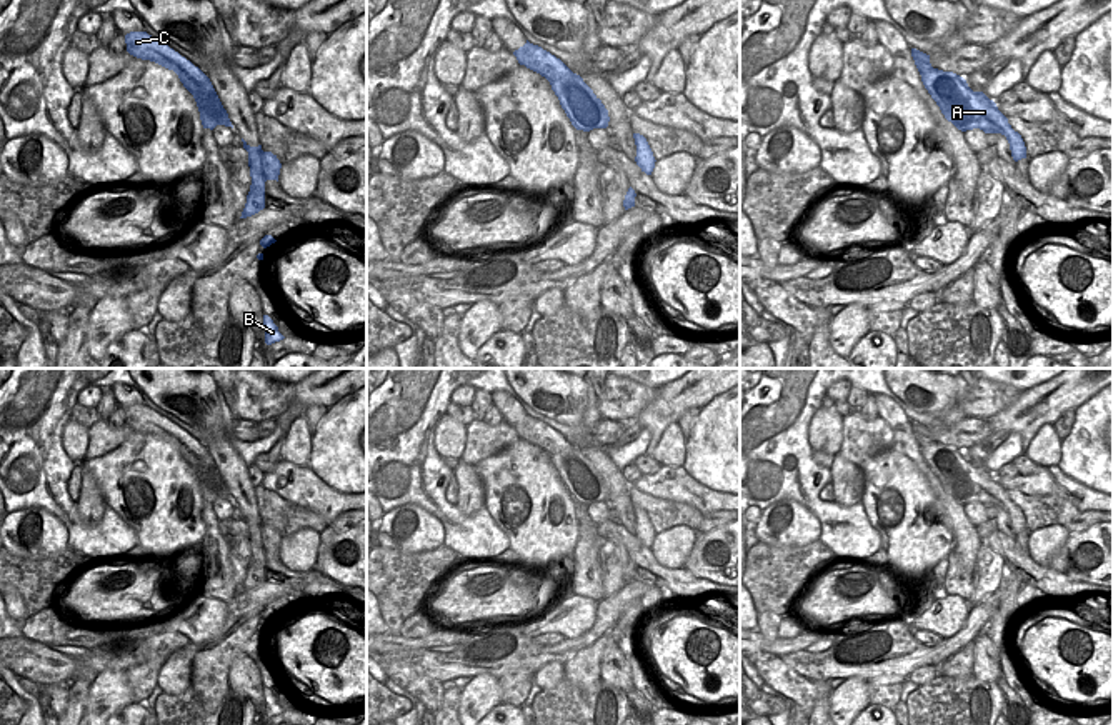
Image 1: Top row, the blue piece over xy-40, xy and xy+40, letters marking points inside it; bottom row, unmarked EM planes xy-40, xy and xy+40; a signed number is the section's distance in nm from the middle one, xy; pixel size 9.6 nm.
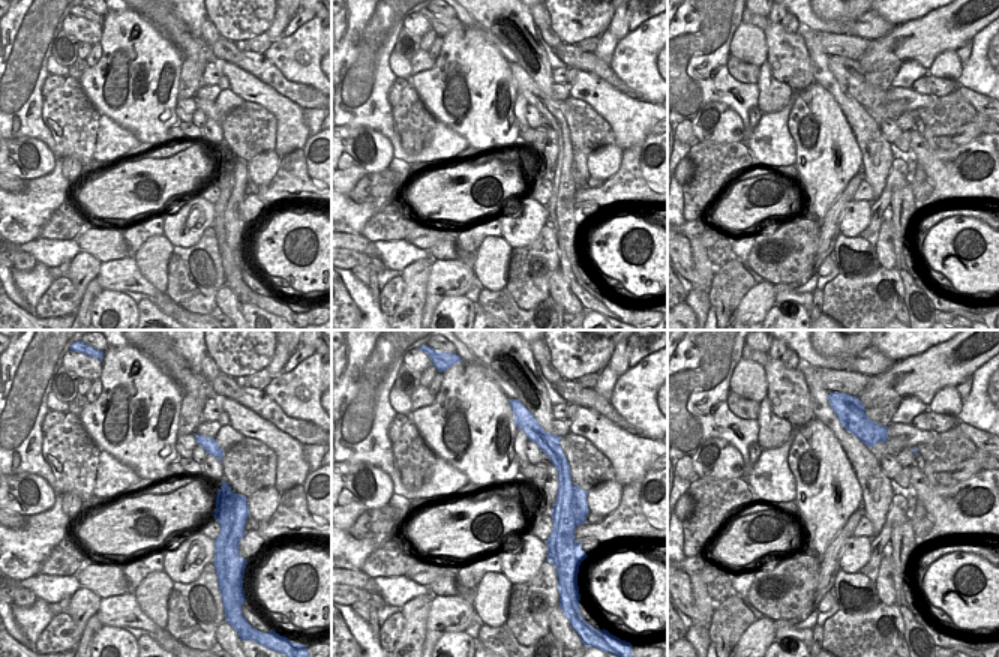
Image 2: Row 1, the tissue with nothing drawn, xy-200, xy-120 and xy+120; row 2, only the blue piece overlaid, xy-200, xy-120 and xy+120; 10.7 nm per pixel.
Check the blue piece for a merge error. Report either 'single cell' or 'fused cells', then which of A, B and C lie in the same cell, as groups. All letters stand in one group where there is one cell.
fused cells | A / B C

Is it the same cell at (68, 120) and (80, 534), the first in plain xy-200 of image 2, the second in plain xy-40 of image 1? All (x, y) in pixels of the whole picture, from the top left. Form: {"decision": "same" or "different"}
{"decision": "different"}

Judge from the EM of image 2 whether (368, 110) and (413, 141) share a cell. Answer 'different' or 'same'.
different

